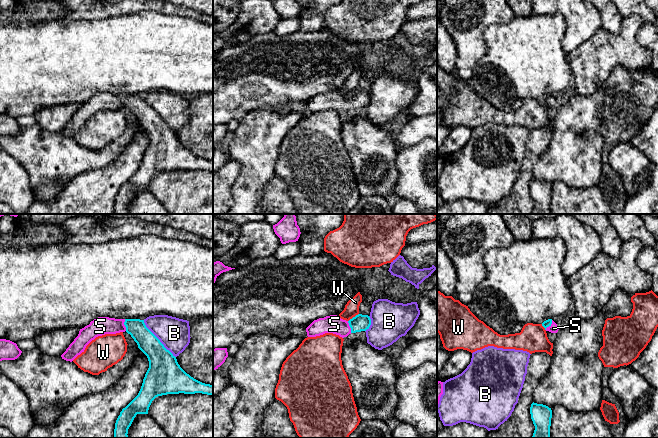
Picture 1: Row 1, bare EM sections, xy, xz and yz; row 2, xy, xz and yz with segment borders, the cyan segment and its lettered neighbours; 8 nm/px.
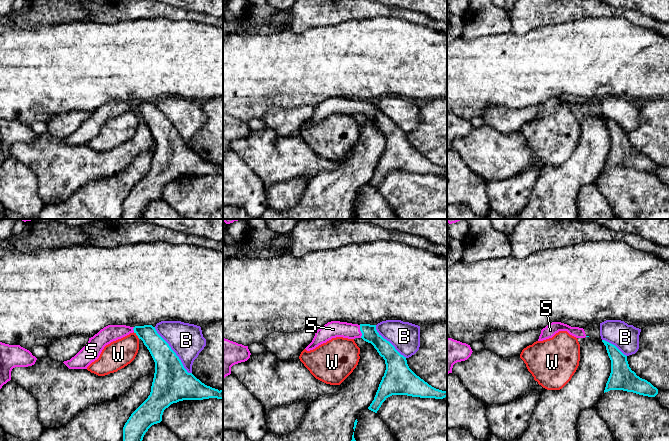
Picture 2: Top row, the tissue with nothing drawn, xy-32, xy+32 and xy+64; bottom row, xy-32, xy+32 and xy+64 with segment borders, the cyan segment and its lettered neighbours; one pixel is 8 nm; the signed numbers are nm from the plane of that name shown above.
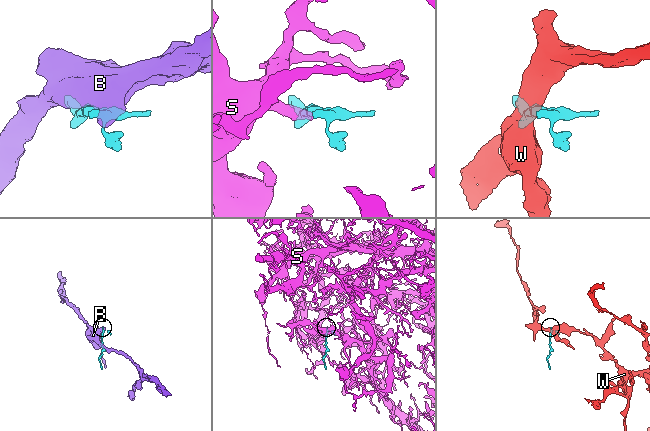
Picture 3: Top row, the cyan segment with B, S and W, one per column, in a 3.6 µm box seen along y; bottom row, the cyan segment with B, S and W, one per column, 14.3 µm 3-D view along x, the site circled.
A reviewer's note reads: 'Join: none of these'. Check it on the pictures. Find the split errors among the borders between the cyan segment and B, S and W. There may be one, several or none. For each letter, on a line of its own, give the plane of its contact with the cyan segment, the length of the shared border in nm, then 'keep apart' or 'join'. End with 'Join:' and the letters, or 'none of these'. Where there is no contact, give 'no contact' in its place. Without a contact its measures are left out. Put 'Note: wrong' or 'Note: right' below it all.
B: contact in xy; length 400 nm; keep apart
S: contact in xy; length 100 nm; join
W: contact in xz; length 110 nm; keep apart
Join: S
Note: wrong

